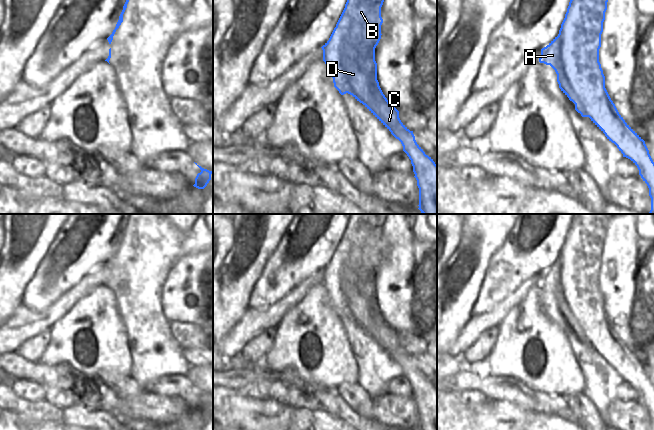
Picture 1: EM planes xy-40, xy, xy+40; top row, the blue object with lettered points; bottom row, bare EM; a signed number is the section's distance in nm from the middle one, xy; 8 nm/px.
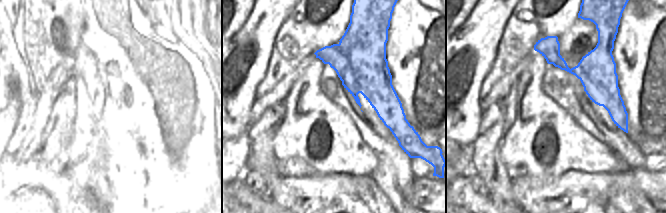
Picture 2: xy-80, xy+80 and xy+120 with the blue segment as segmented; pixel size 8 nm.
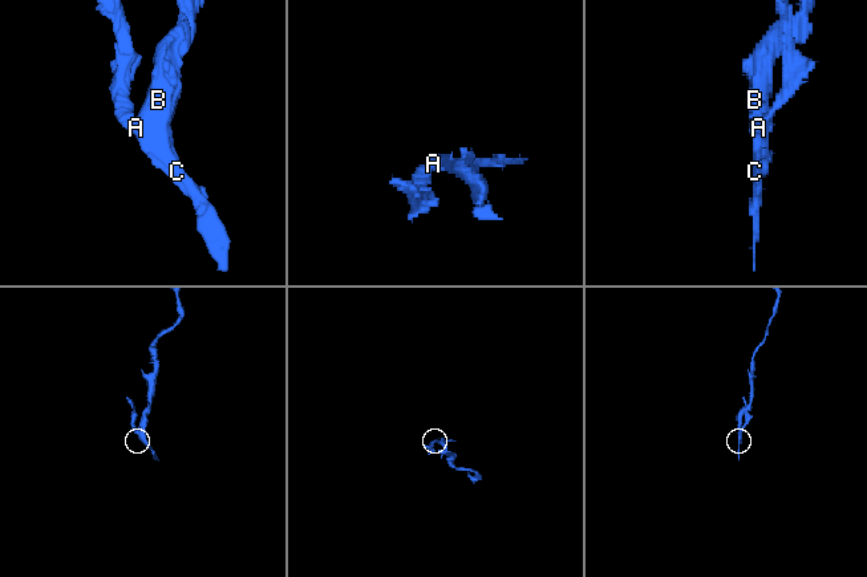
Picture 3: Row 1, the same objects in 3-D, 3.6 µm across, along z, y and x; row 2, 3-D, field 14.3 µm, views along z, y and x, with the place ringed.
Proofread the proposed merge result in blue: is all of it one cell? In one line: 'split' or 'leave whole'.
split

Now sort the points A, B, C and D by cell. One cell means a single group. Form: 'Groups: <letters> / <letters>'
Groups: A / B C D.

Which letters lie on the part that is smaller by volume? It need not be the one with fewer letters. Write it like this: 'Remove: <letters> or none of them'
Remove: A

